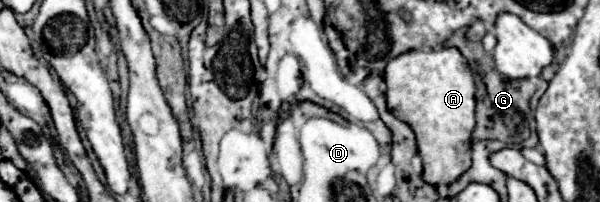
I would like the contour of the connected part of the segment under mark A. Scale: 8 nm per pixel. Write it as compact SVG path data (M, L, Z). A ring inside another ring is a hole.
M456 48L444 50L410 50L390 60L384 70L386 104L388 110L402 122L406 122L416 134L418 156L422 158L422 180L438 186L456 182L470 168L470 134L474 130L474 76L466 58Z

